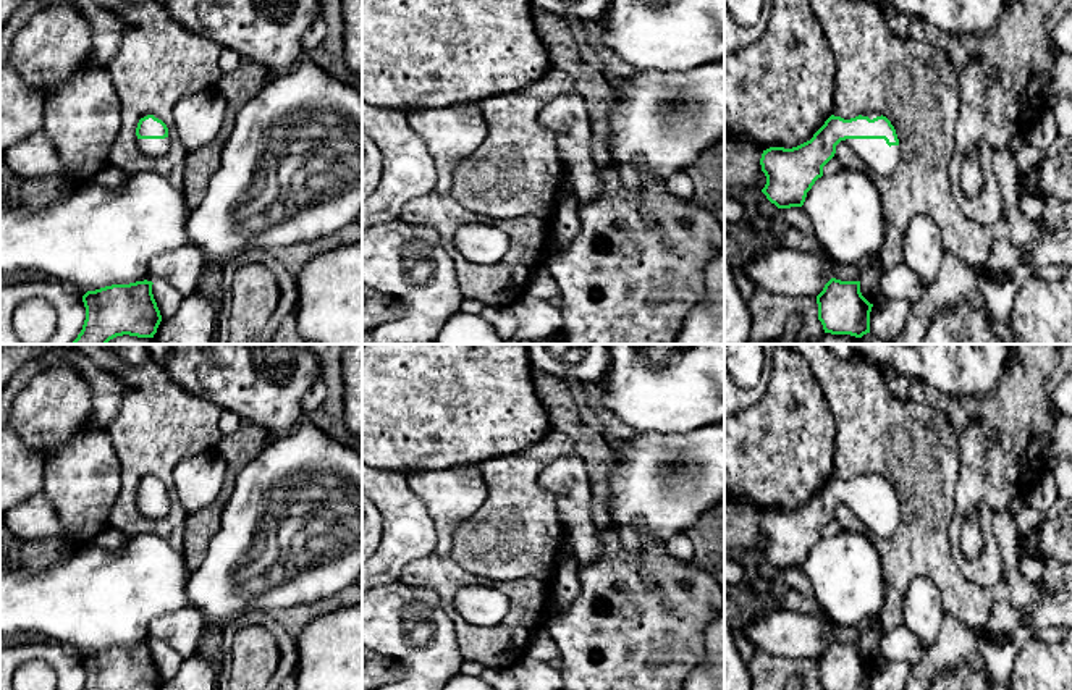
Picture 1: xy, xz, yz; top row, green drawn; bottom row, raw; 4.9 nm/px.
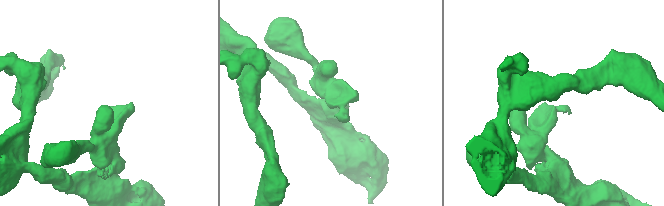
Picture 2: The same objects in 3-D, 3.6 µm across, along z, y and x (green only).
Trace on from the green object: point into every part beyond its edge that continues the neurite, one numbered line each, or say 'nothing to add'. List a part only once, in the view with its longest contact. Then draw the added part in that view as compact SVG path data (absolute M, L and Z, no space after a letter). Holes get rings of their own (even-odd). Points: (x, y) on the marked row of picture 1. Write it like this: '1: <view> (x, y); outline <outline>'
1: yz (877, 154); outline M846 139L846 142L880 176L891 175L901 157L901 145L889 147L884 139Z

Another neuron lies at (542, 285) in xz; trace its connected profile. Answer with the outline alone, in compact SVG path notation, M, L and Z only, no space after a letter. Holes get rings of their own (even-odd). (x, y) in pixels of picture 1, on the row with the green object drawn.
M545 265L535 271L525 288L527 296L547 301L550 301L556 292L558 284Z

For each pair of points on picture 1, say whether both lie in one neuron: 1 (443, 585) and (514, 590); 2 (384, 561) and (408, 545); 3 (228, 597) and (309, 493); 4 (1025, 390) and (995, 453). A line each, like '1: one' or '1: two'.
1: one
2: one
3: one
4: one

